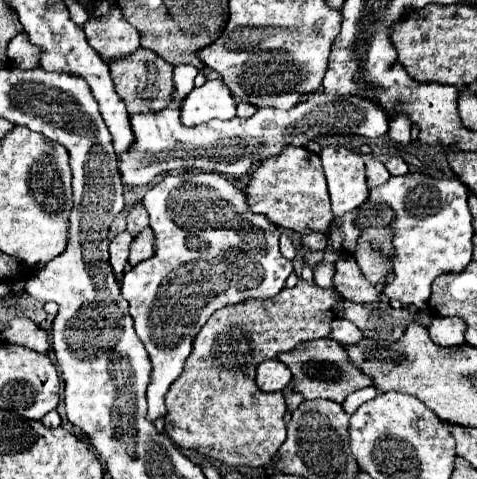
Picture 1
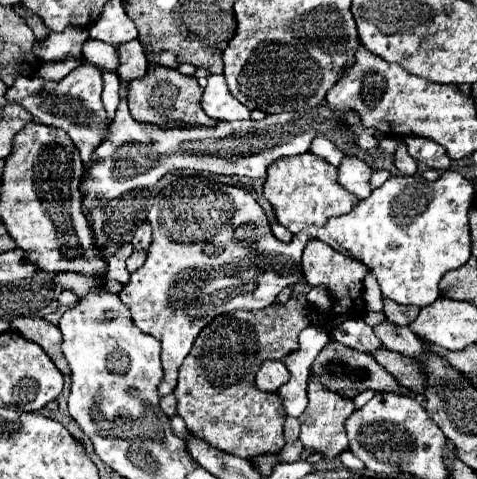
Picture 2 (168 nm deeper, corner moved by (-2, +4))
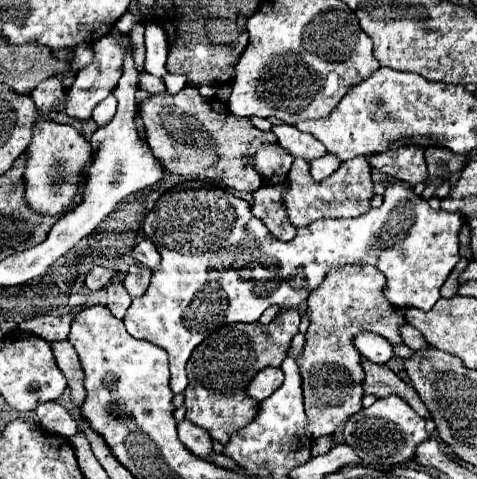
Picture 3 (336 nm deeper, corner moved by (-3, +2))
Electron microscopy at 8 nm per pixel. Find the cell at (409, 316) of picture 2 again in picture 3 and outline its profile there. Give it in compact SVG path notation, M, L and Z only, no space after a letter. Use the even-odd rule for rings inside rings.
M405 324L405 326L401 328L401 334L403 334L403 342L405 342L405 344L407 344L411 350L419 352L419 350L429 348L427 340L423 338L423 334L421 334L419 330L415 330L411 324Z

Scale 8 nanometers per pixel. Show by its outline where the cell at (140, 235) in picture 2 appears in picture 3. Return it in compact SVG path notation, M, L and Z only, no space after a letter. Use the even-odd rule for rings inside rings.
M145 238L145 240L141 240L135 248L133 248L133 256L135 256L135 260L141 264L141 266L147 266L149 270L157 270L157 266L159 266L159 252L157 252L157 248L155 248L155 244L149 240L149 238Z

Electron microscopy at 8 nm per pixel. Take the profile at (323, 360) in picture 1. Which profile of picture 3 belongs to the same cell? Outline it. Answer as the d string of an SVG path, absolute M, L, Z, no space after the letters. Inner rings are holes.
M363 358L363 368L365 368L365 382L363 382L363 388L365 388L365 394L375 394L377 398L387 398L391 394L397 394L401 396L421 418L425 420L431 420L431 414L429 410L425 408L425 404L421 402L417 390L403 382L395 372L391 372L387 366L381 366L381 364L375 364L375 362L369 362L367 358Z

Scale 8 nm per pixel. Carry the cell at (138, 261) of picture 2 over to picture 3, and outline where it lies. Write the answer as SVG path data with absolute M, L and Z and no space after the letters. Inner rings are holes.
M133 264L123 278L123 286L131 294L131 298L139 298L141 294L147 292L149 280L151 280L151 270L141 264Z

